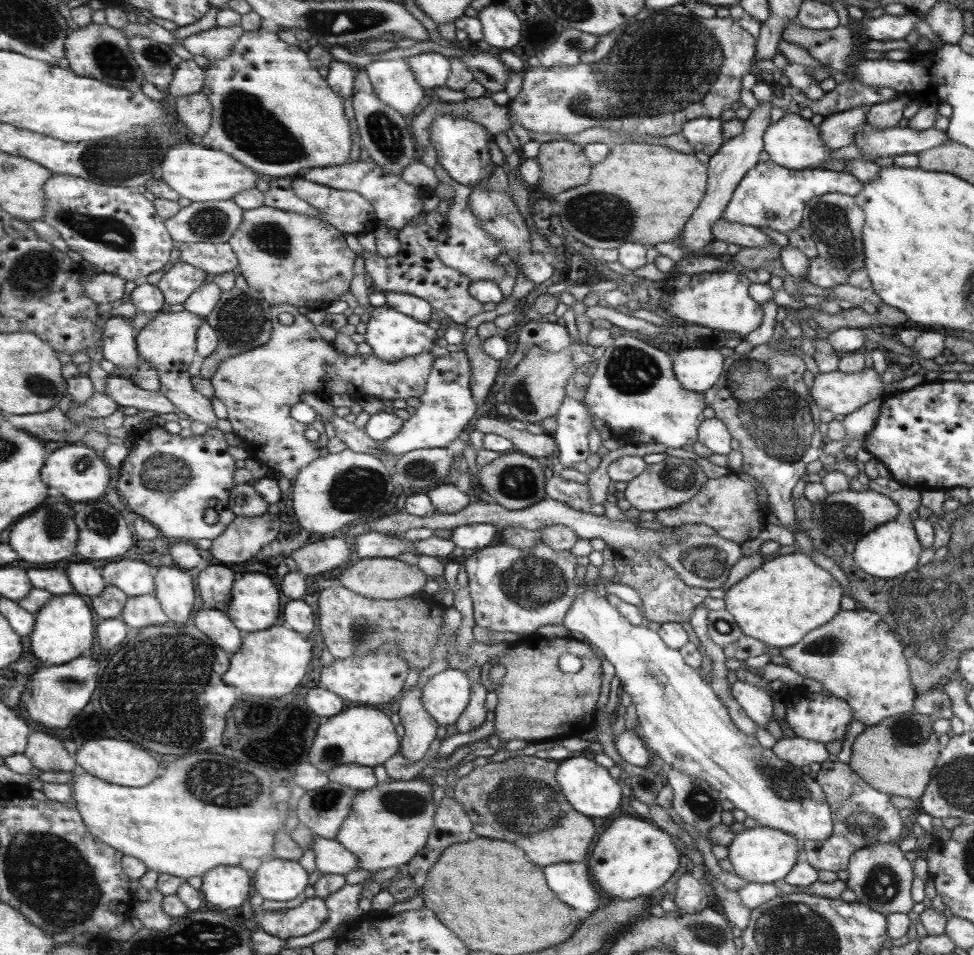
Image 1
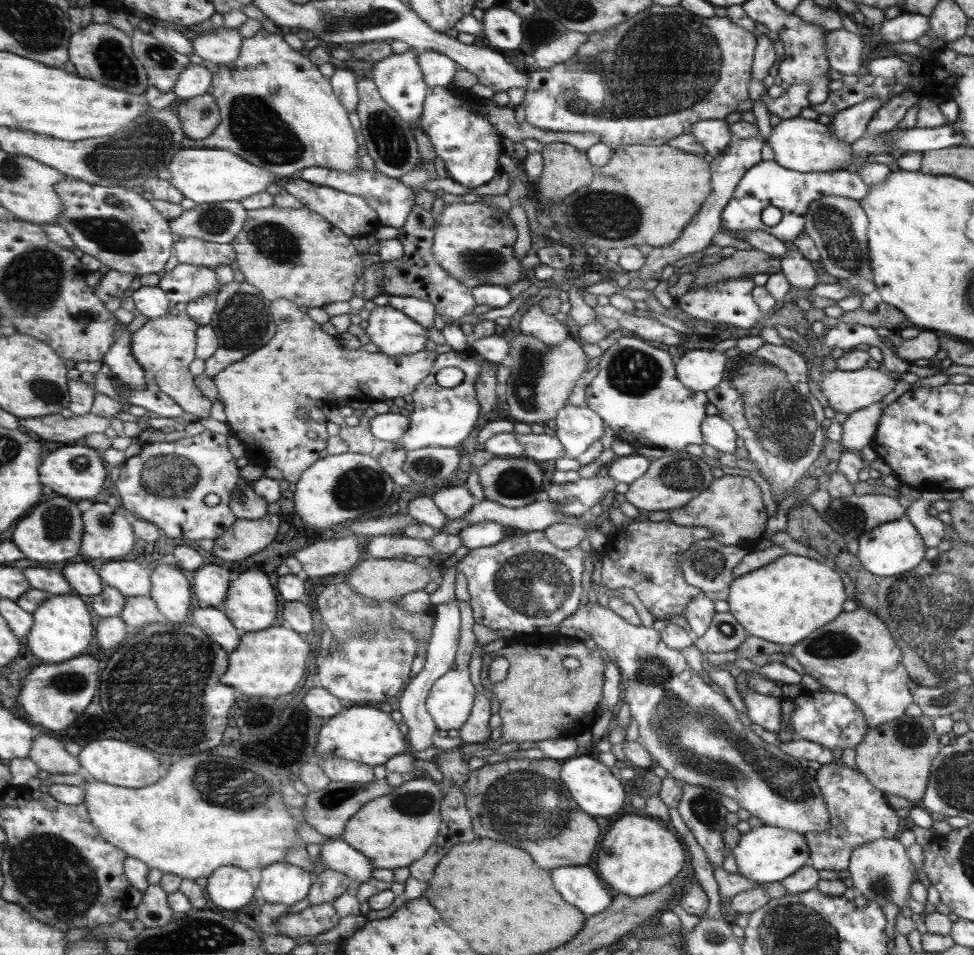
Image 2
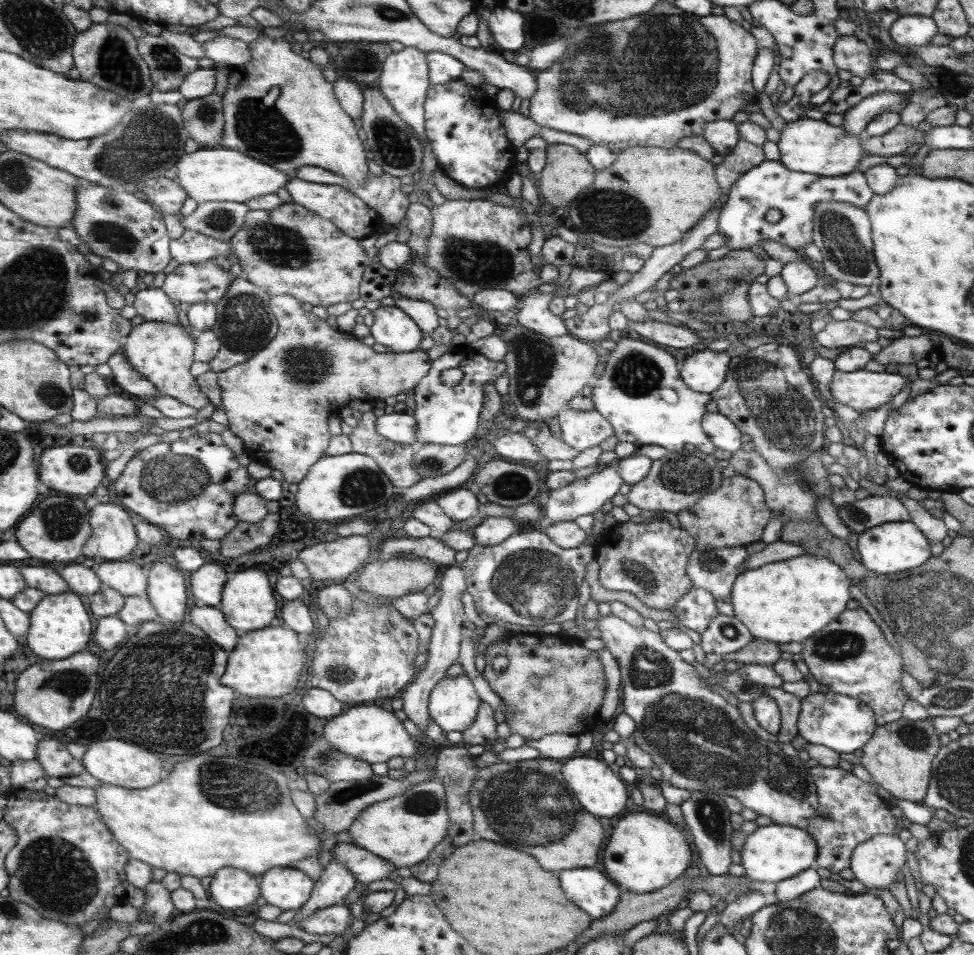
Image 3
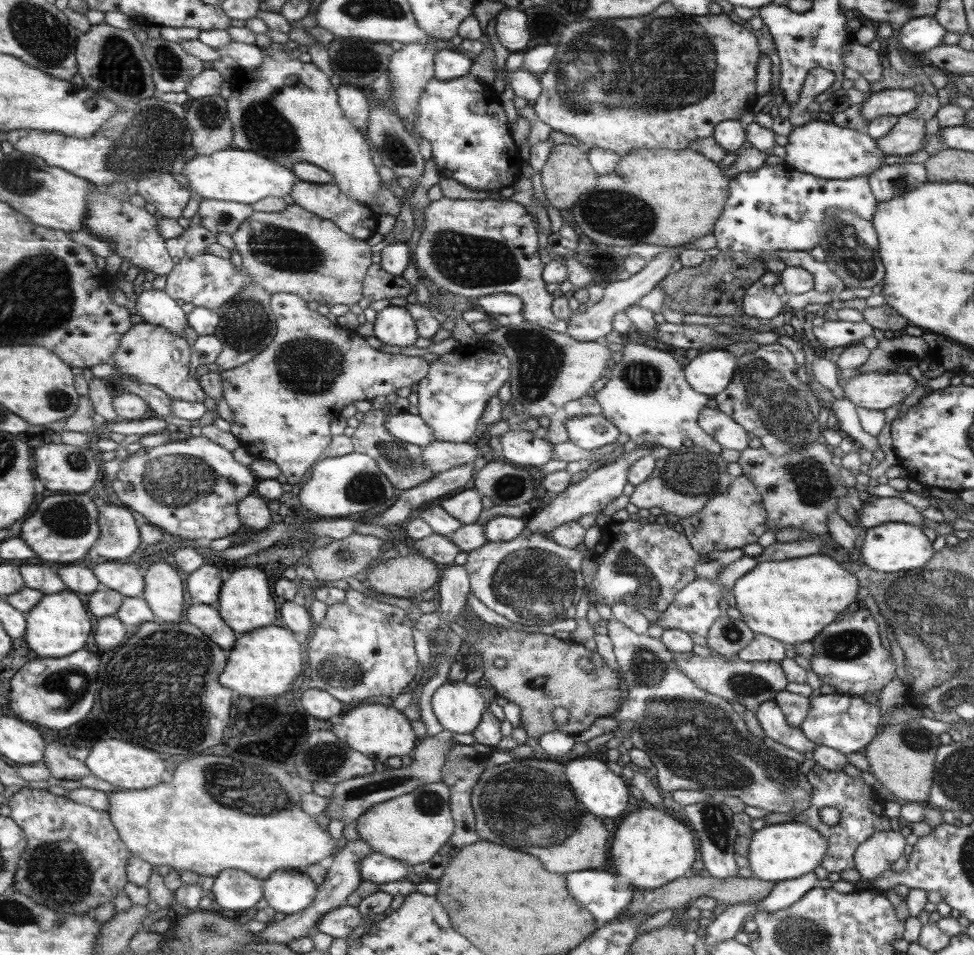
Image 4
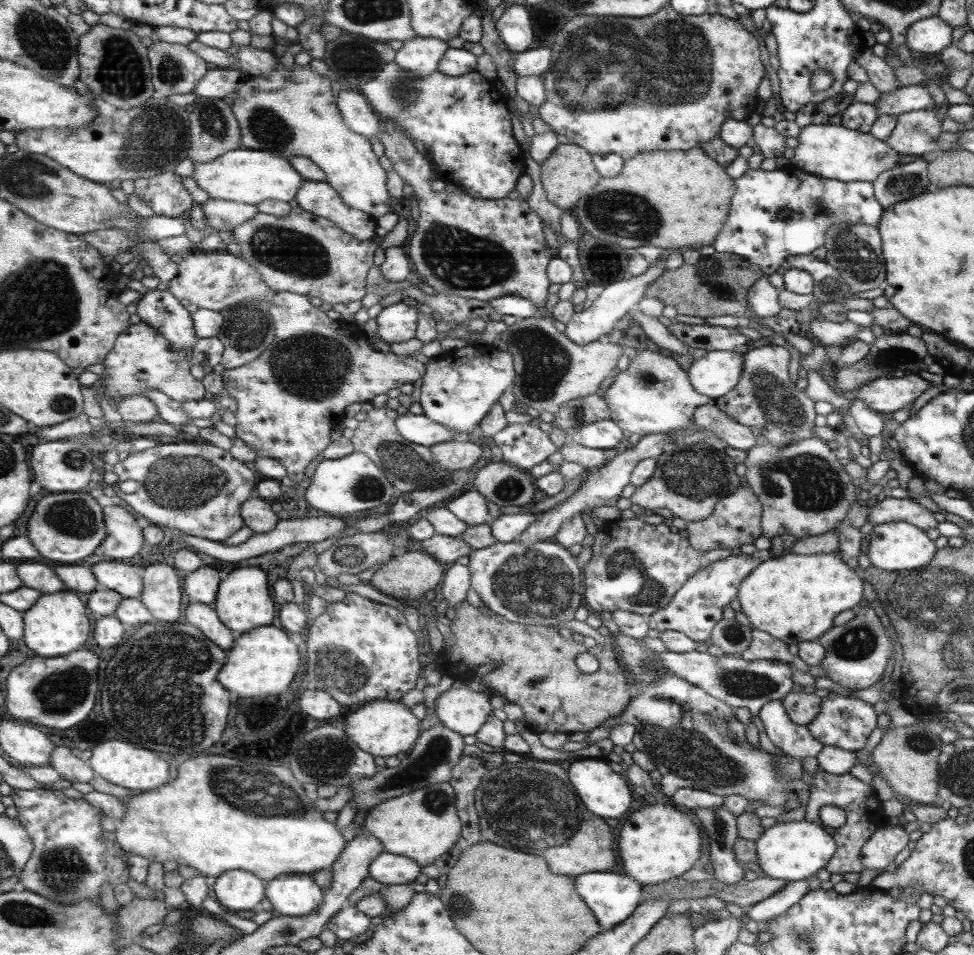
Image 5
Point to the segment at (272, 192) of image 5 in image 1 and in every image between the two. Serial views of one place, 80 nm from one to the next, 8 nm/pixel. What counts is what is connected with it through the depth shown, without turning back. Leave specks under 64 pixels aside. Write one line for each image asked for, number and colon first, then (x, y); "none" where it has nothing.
1: (199, 174)
2: (204, 175)
3: (219, 174)
4: (232, 175)

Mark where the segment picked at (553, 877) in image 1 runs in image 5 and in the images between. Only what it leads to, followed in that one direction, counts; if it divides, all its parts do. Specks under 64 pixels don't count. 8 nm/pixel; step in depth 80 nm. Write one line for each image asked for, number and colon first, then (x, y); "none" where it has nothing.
2: (578, 885)
3: (594, 892)
4: (604, 895)
5: (613, 898)

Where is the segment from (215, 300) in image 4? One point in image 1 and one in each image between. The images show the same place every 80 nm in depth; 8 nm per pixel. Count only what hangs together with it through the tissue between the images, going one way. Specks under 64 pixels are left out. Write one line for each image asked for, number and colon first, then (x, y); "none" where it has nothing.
1: (179, 282)
2: (186, 282)
3: (206, 282)

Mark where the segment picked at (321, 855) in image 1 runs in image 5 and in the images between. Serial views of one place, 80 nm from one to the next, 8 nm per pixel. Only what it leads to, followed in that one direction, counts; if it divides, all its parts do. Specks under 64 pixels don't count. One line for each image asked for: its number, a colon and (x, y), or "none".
2: (337, 854)
3: (367, 867)
4: (376, 867)
5: (389, 868)

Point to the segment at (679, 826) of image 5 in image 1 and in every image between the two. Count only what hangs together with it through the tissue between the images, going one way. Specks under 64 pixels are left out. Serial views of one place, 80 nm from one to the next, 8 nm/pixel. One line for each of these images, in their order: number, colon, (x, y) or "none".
1: (631, 858)
2: (636, 856)
3: (643, 853)
4: (649, 849)

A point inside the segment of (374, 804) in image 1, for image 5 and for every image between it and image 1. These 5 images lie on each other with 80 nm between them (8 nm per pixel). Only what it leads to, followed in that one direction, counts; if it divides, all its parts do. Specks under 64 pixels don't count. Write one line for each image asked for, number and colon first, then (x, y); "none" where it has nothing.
2: (393, 830)
3: (402, 830)
4: (410, 828)
5: (421, 825)

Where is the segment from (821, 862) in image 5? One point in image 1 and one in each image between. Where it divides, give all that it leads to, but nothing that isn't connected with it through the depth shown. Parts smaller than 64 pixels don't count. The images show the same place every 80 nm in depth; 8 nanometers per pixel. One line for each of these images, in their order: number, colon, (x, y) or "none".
1: (762, 855)
2: (762, 854)
3: (772, 853)
4: (782, 851)

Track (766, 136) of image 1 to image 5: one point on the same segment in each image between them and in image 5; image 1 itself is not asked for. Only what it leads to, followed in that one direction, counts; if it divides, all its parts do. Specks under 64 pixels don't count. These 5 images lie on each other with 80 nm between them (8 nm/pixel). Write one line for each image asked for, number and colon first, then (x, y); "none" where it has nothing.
2: (803, 145)
3: (814, 147)
4: (824, 150)
5: (832, 152)

